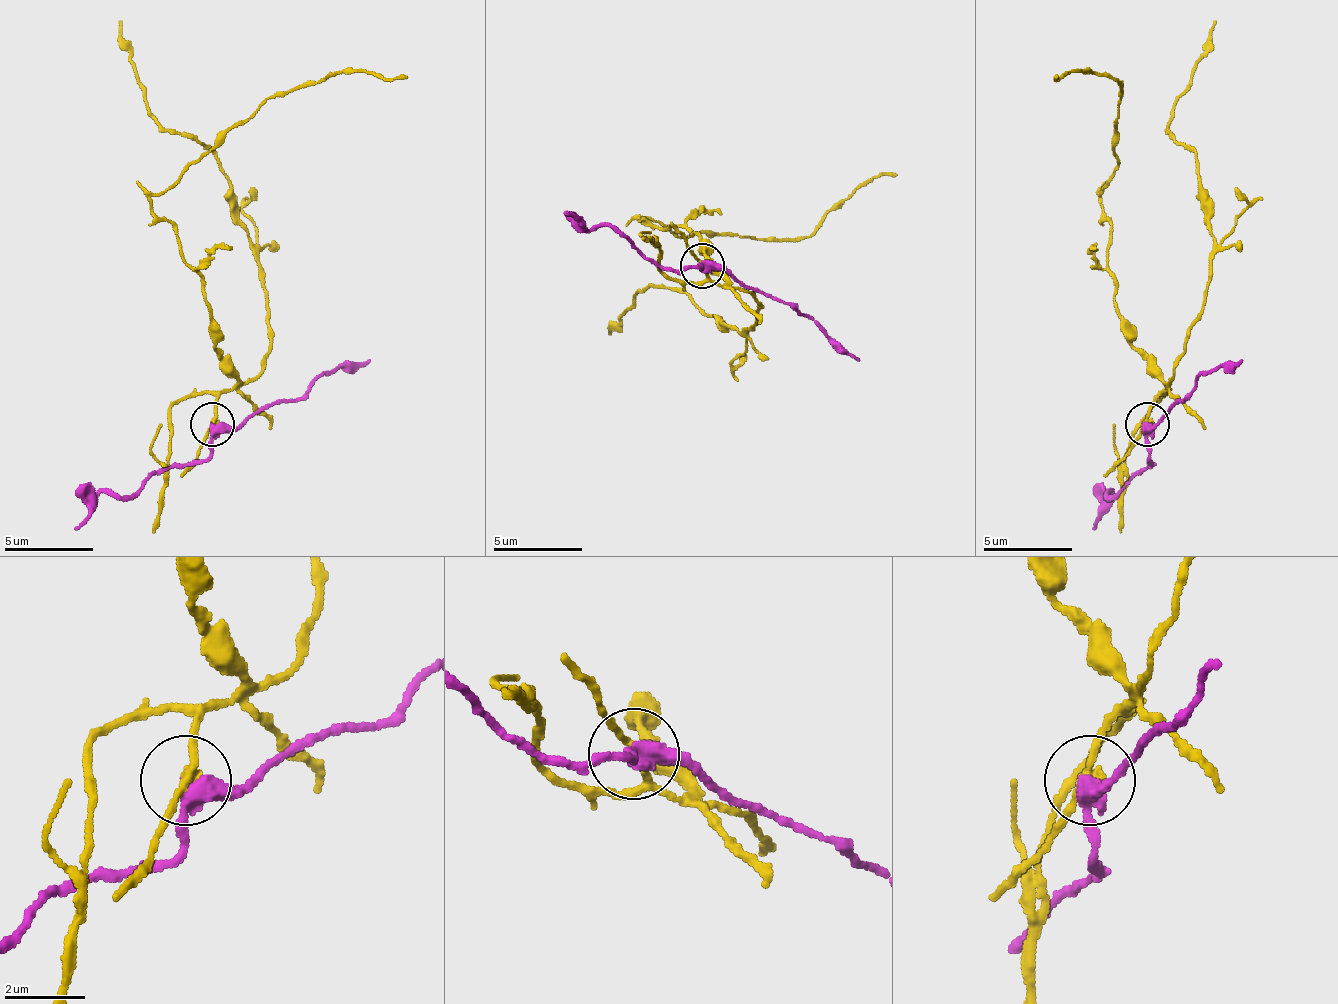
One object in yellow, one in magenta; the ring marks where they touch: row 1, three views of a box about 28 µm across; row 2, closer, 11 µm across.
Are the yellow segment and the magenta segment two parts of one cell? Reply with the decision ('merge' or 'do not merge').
do not merge

